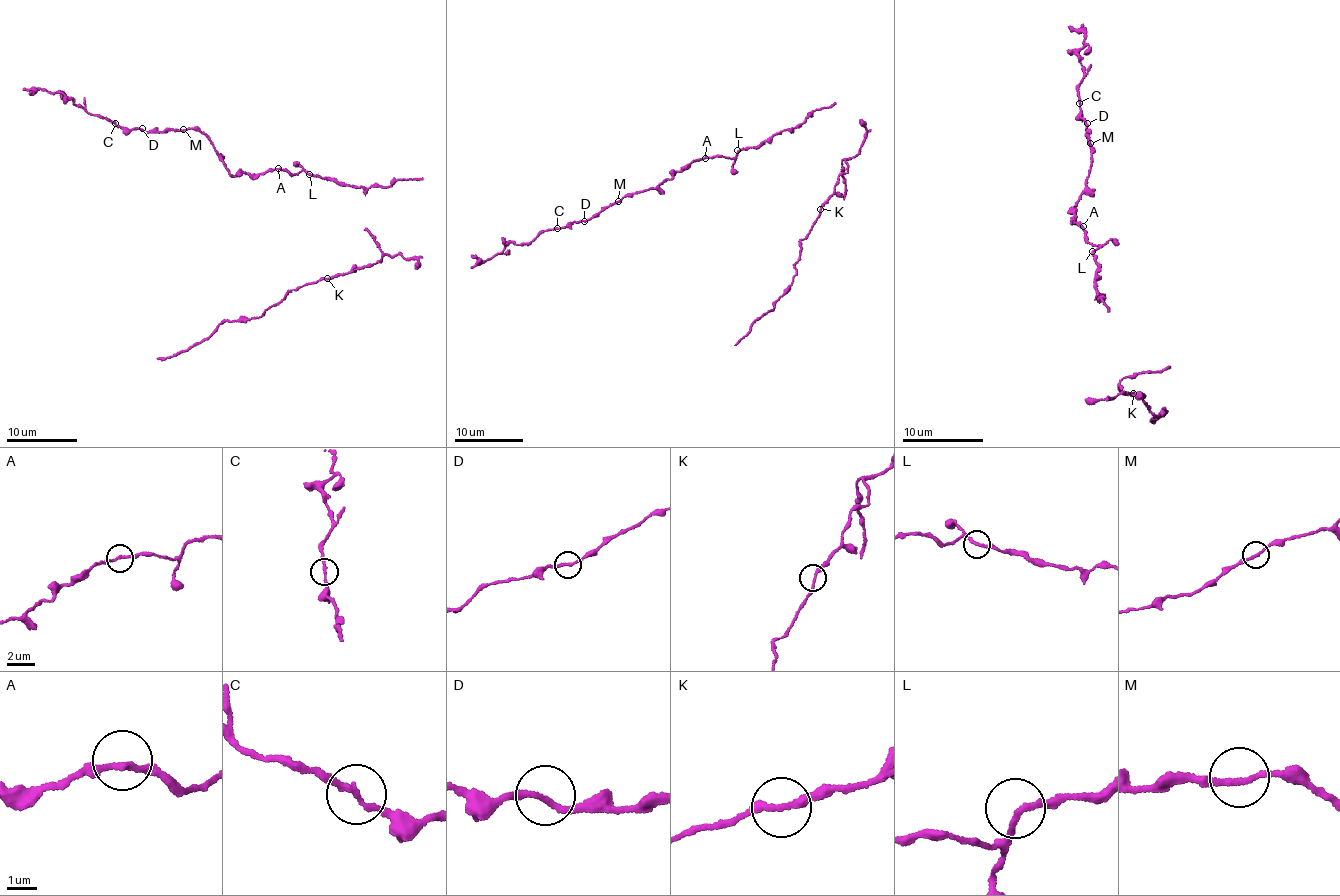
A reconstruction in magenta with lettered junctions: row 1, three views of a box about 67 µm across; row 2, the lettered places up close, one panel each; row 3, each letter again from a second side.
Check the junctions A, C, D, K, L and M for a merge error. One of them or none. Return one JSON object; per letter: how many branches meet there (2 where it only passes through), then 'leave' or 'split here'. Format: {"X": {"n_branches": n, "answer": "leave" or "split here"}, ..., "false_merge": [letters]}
{"A": {"n_branches": 2, "answer": "leave"}, "C": {"n_branches": 2, "answer": "leave"}, "D": {"n_branches": 2, "answer": "leave"}, "K": {"n_branches": 2, "answer": "leave"}, "L": {"n_branches": 2, "answer": "leave"}, "M": {"n_branches": 2, "answer": "leave"}, "false_merge": []}

